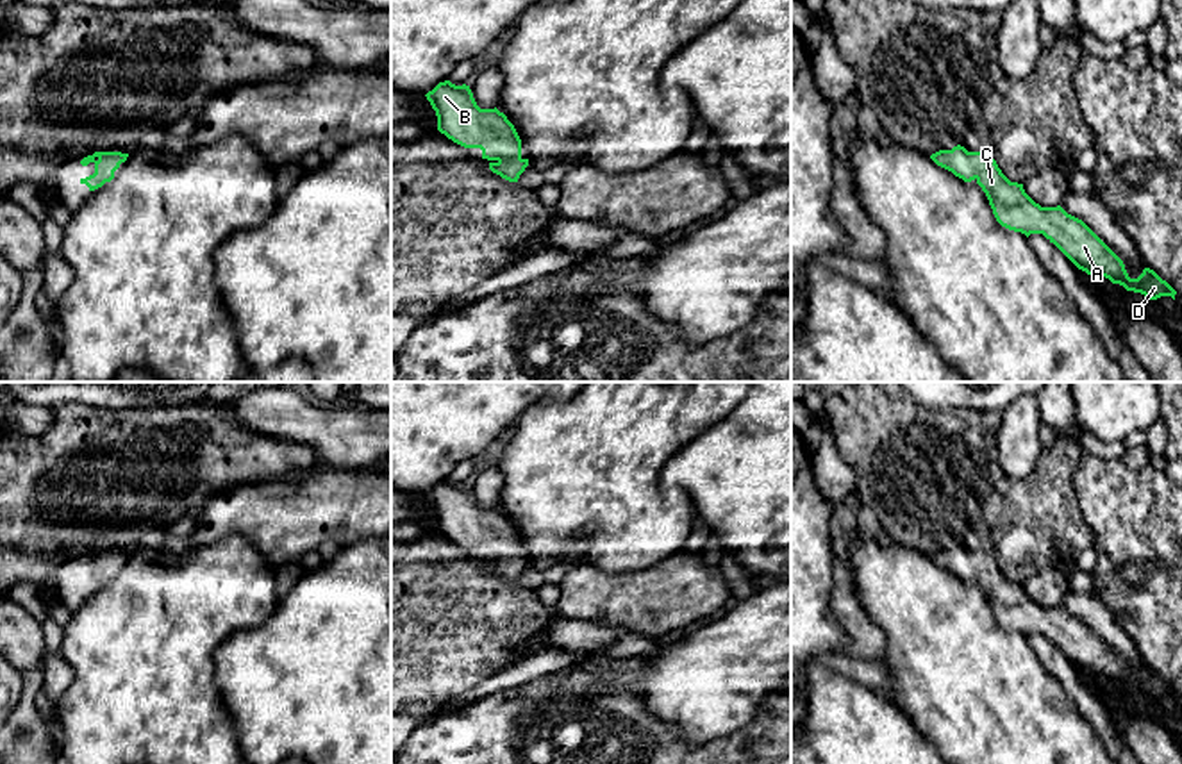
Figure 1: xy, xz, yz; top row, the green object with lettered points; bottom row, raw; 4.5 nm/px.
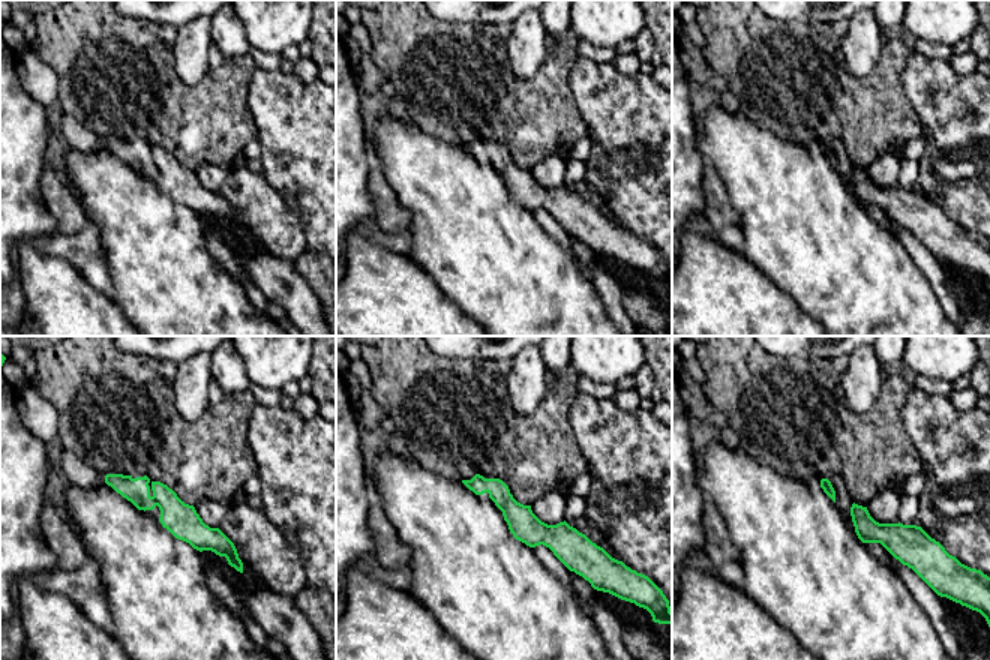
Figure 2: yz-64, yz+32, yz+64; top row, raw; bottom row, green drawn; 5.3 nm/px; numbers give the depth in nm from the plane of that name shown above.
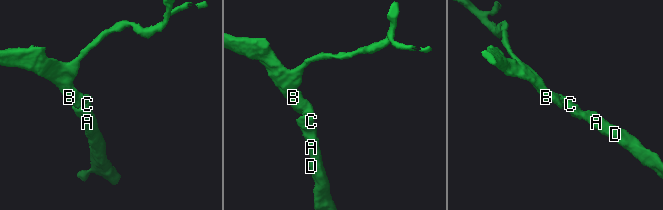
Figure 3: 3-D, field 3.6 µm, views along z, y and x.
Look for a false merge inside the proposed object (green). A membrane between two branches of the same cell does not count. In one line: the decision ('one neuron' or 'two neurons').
one neuron

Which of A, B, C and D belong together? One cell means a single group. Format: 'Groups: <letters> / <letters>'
Groups: A B C D

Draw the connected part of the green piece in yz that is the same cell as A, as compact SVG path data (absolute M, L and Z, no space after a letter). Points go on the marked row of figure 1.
M957 145L952 150L939 150L930 159L952 171L964 182L975 180L986 193L996 221L1027 237L1043 234L1078 270L1091 277L1105 277L1127 291L1141 293L1150 300L1171 296L1177 291L1153 270L1145 268L1137 278L1130 278L1123 261L1078 218L1068 214L1061 205L1041 207L1023 189L1023 184L1011 182L996 161L984 152L968 152Z

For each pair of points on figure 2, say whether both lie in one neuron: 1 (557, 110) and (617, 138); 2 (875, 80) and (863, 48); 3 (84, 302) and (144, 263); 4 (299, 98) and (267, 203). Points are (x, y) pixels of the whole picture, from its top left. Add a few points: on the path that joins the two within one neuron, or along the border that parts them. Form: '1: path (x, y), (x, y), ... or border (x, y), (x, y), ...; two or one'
1: border (572, 93), (588, 128), (588, 135); two
2: border (842, 53), (854, 75), (867, 77), (875, 69); two
3: border (113, 300), (129, 320); two
4: border (260, 173), (294, 215); two

